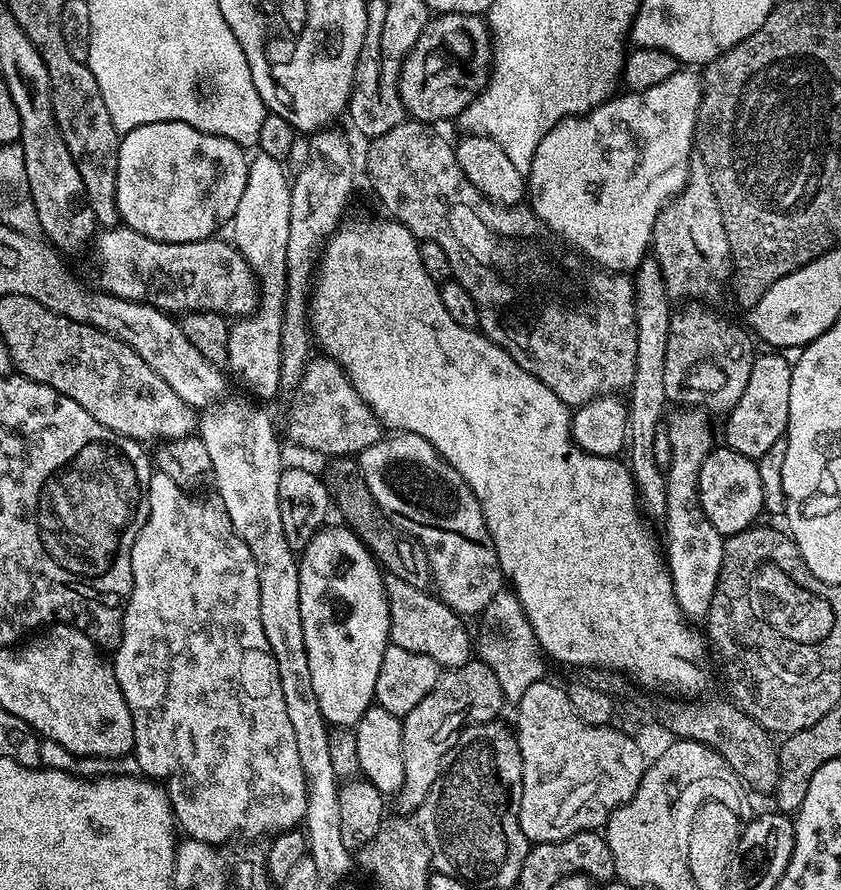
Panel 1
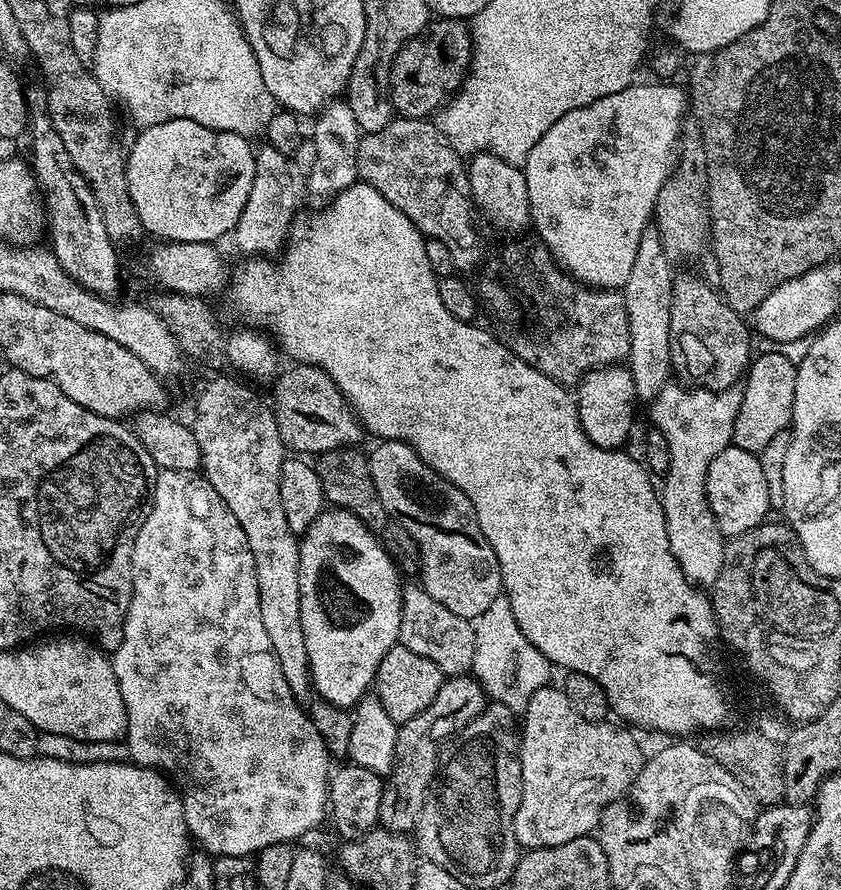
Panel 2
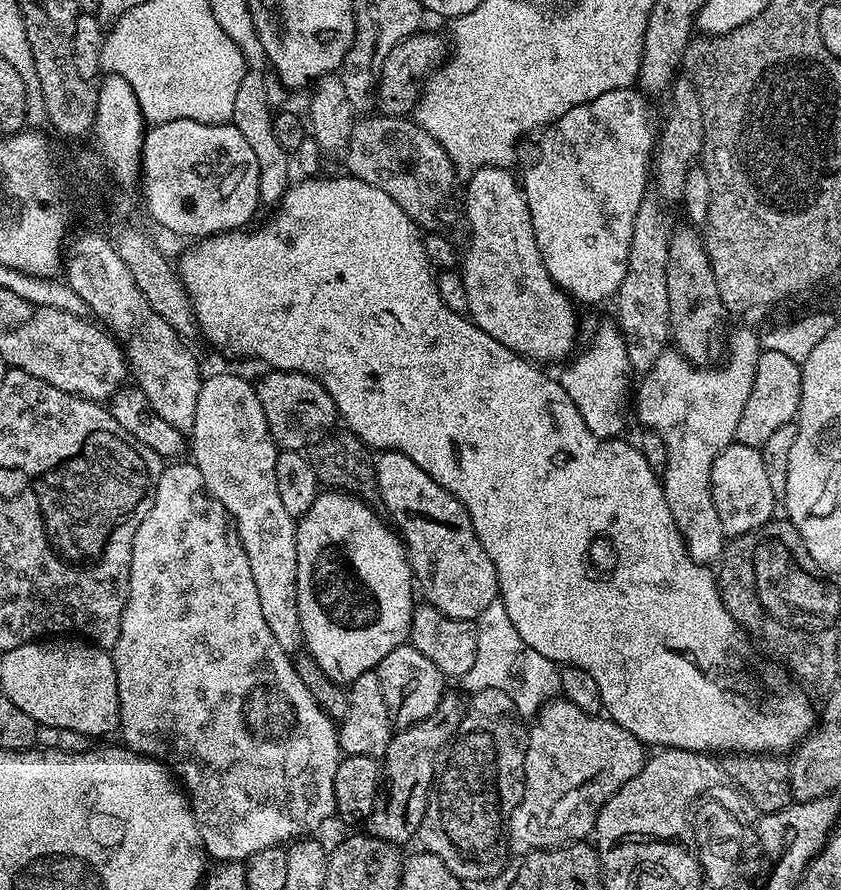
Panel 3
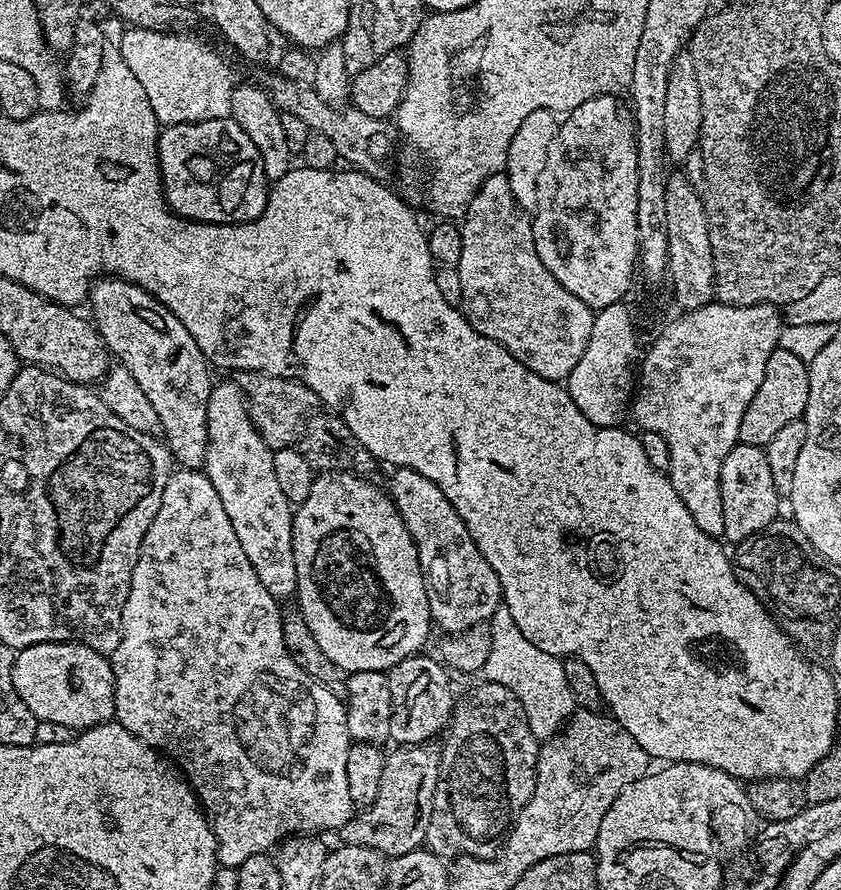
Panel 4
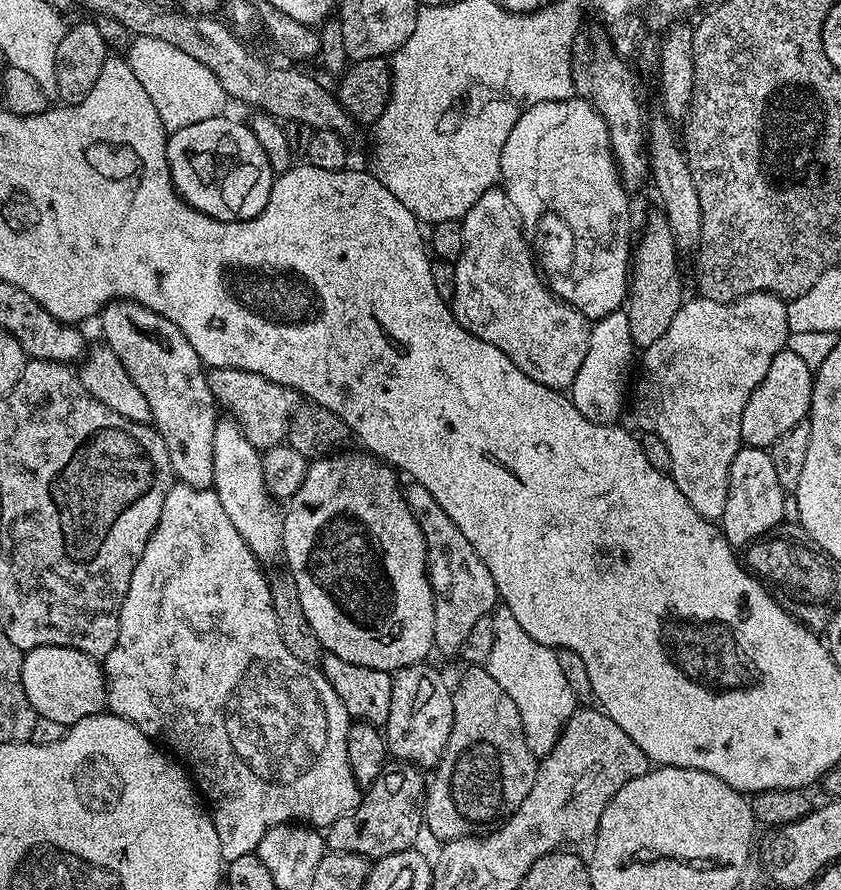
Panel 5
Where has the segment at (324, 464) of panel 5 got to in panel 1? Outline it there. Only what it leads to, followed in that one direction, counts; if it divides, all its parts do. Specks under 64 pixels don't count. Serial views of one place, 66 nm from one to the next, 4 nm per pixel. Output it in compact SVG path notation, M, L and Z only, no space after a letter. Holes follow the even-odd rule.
M325 526L310 538L310 542L299 553L298 563L298 606L302 610L302 638L306 642L306 658L310 658L310 678L314 678L314 694L318 698L318 706L322 710L325 721L338 728L352 728L368 708L373 707L376 699L376 683L378 682L378 666L382 666L382 654L389 648L388 630L390 628L390 614L388 613L388 595L384 593L385 577L382 569L372 557L372 551L352 532L351 527L331 528Z

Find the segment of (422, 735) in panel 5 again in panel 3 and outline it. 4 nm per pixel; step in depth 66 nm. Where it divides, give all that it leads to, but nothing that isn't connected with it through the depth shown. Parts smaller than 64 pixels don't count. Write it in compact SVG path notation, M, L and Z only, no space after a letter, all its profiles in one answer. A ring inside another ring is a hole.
M411 642L399 644L390 654L386 654L386 658L382 658L374 671L378 682L382 682L388 715L396 726L417 724L430 718L430 714L436 712L436 707L446 694L446 677L440 673L438 666L434 666L434 662L430 662L430 658L426 658L426 654L422 654Z

